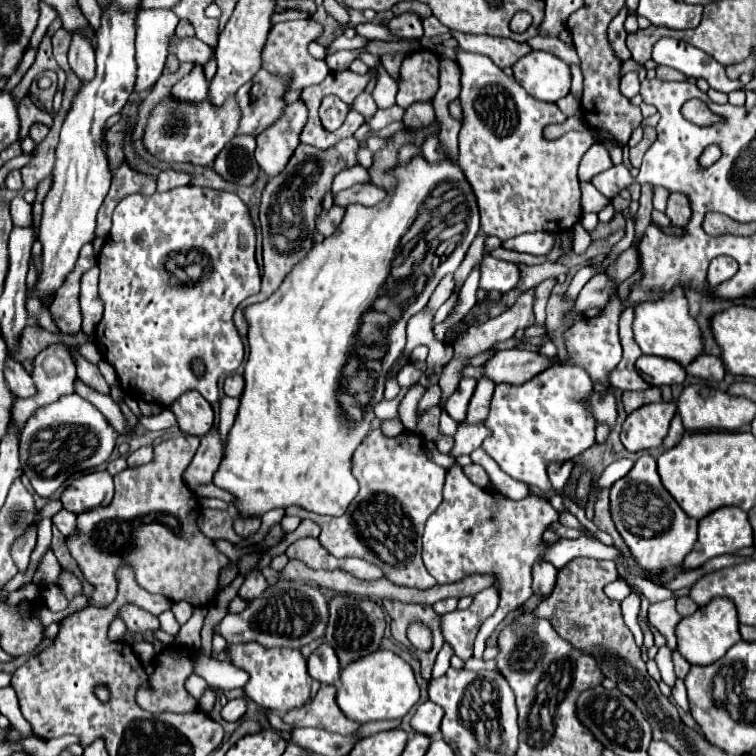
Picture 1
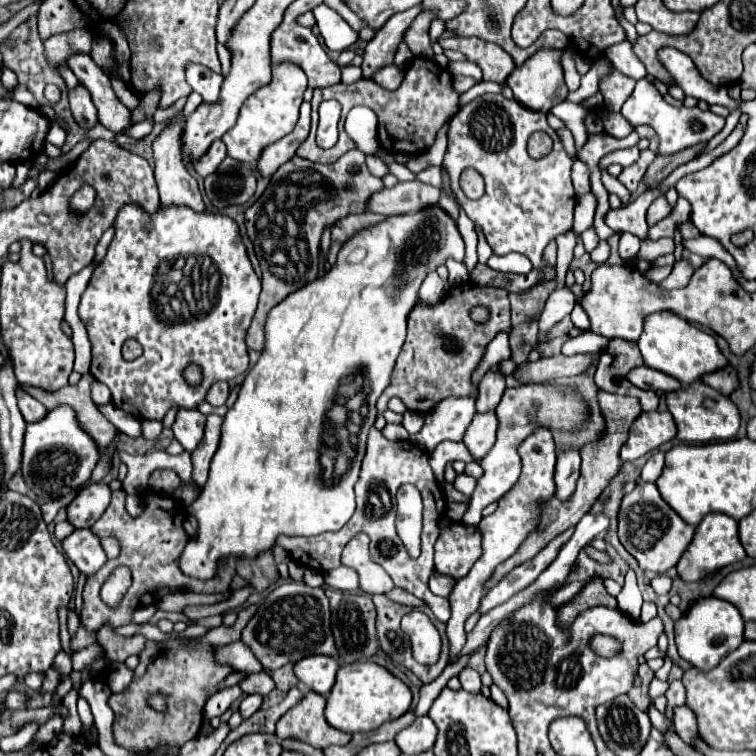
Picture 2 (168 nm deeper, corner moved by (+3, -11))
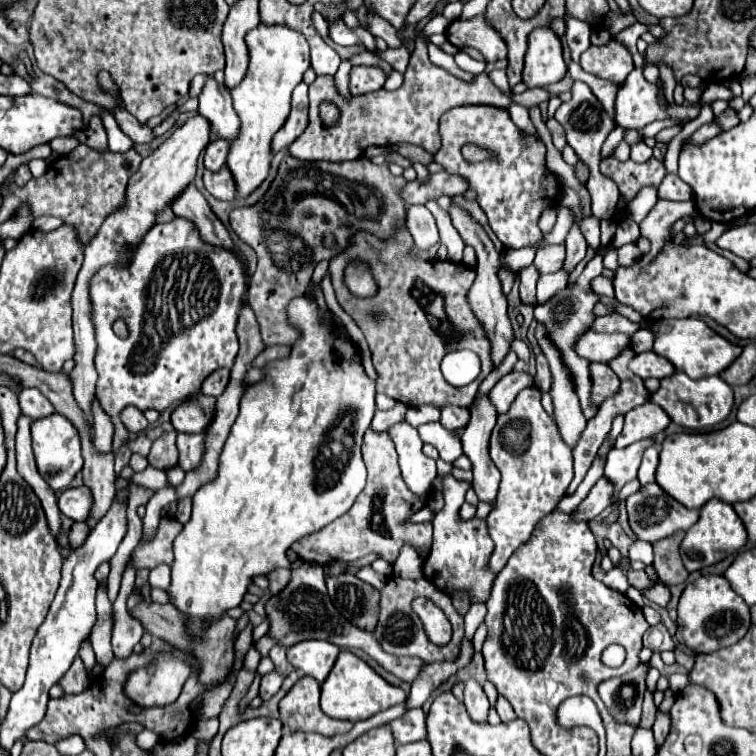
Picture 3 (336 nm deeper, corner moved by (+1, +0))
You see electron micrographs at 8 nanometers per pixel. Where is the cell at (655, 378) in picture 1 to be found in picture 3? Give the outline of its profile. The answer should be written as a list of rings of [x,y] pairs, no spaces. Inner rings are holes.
[[[655,352],[637,354],[629,362],[629,370],[633,374],[637,374],[639,378],[659,378],[659,380],[675,374],[675,366],[667,358],[655,354]]]

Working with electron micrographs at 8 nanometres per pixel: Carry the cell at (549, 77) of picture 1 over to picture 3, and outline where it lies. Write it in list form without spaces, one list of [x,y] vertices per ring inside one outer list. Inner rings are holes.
[[[535,28],[529,36],[529,50],[525,54],[523,82],[527,88],[545,88],[563,80],[567,66],[563,60],[561,40],[551,28]]]

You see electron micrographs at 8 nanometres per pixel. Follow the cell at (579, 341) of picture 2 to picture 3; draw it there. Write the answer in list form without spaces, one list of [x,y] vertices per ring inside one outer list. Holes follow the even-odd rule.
[[[619,314],[601,316],[601,318],[595,320],[595,324],[591,328],[595,332],[623,332],[623,334],[629,334],[629,336],[633,336],[637,330],[641,330],[639,324],[627,320],[625,316],[619,316]]]

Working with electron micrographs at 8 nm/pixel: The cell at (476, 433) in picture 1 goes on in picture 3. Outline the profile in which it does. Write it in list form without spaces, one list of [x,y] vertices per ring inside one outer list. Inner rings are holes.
[[[509,372],[505,374],[489,392],[489,400],[495,406],[497,414],[503,414],[509,410],[511,402],[515,400],[515,396],[533,384],[533,376],[525,374],[525,372]]]

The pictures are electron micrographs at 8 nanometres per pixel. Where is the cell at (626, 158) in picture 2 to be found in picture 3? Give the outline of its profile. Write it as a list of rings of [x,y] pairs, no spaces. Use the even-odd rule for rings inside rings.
[[[643,140],[631,144],[631,160],[635,160],[635,162],[645,162],[645,160],[649,160],[651,154],[653,154],[653,150],[651,150]]]

